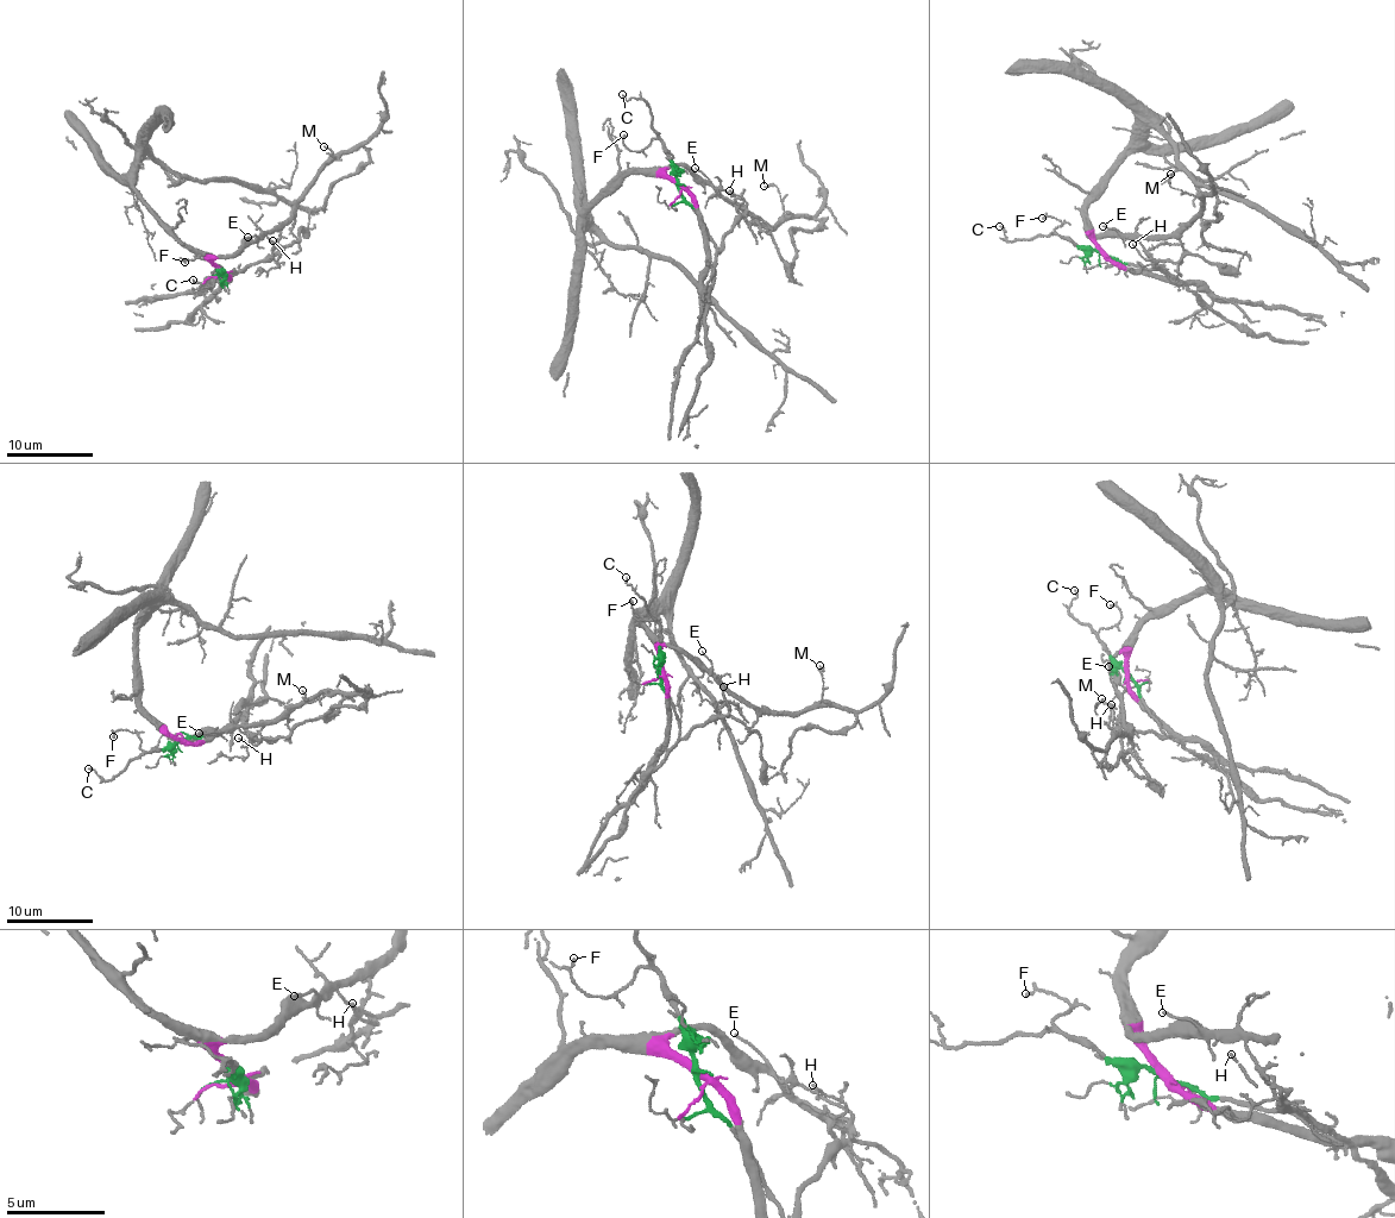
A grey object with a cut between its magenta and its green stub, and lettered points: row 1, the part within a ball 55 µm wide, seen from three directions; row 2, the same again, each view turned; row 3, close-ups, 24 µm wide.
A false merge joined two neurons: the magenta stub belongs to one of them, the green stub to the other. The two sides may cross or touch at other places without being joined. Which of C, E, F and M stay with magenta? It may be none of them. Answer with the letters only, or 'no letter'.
E, M

